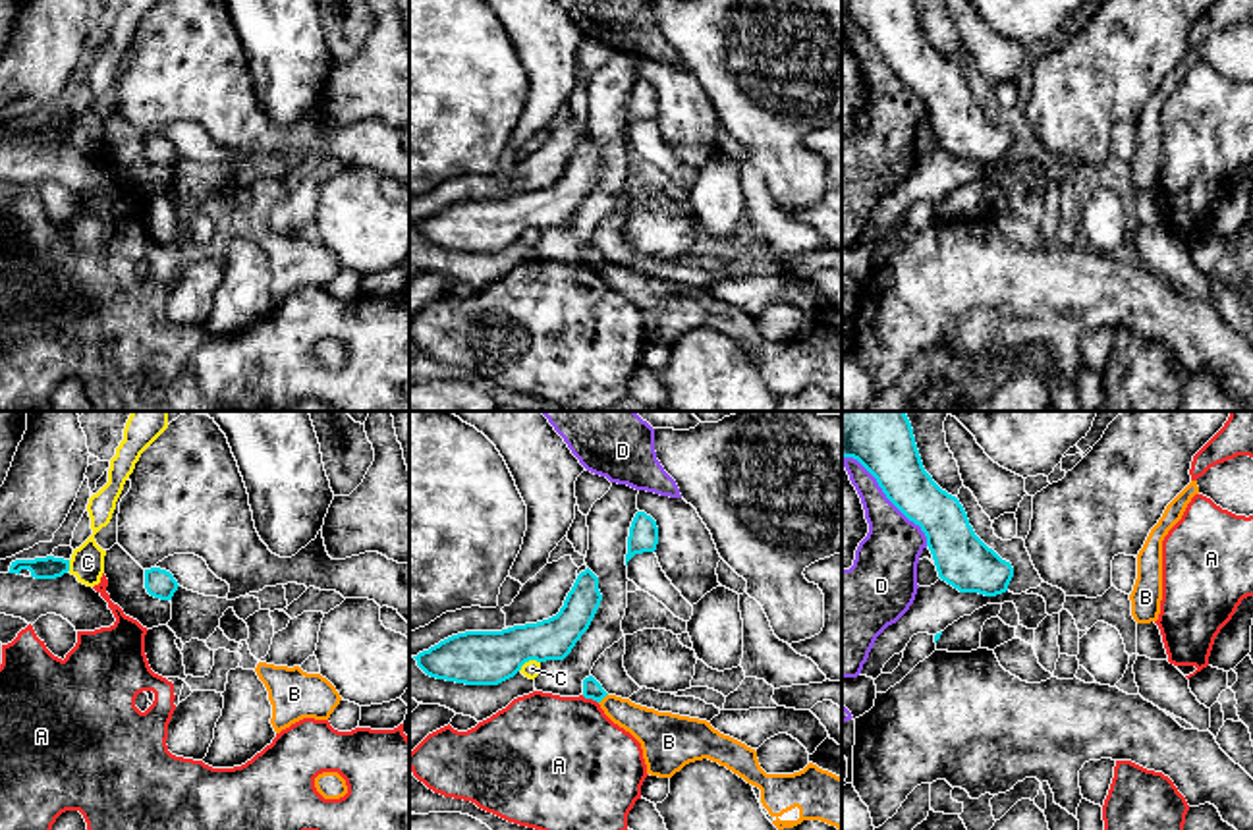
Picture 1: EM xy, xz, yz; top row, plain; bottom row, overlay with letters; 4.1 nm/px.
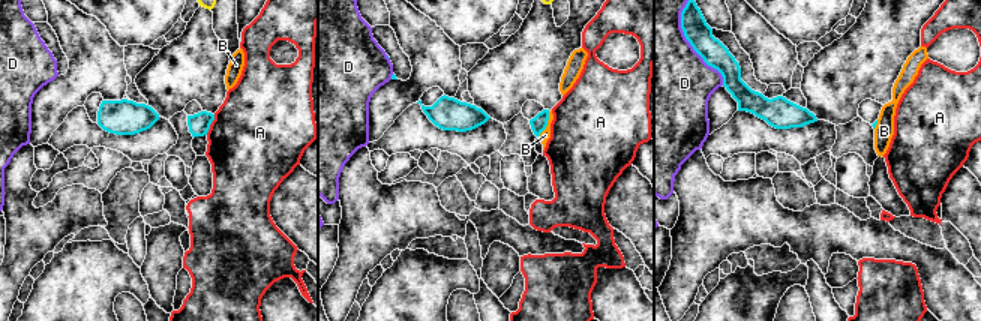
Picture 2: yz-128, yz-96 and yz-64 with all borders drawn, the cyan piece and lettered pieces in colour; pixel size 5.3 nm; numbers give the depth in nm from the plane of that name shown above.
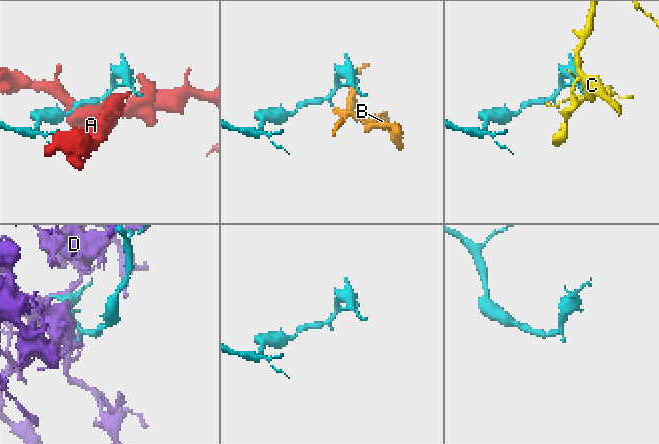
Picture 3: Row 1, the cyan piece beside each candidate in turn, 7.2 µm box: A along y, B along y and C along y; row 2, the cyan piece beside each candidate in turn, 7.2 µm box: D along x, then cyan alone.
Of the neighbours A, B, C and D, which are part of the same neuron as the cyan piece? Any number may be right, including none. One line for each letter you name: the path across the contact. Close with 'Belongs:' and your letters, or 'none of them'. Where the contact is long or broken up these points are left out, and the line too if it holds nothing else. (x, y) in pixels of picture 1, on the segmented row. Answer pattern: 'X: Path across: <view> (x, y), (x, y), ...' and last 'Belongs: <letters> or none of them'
Belongs: none of them

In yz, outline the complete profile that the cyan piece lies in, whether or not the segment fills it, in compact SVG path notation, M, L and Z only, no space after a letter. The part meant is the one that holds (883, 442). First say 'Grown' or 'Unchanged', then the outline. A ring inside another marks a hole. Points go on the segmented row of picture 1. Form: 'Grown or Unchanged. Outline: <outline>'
Unchanged. Outline: M842 411L842 457L857 459L921 527L942 581L985 596L1008 591L1012 564L975 535L960 500L925 471L905 411Z

